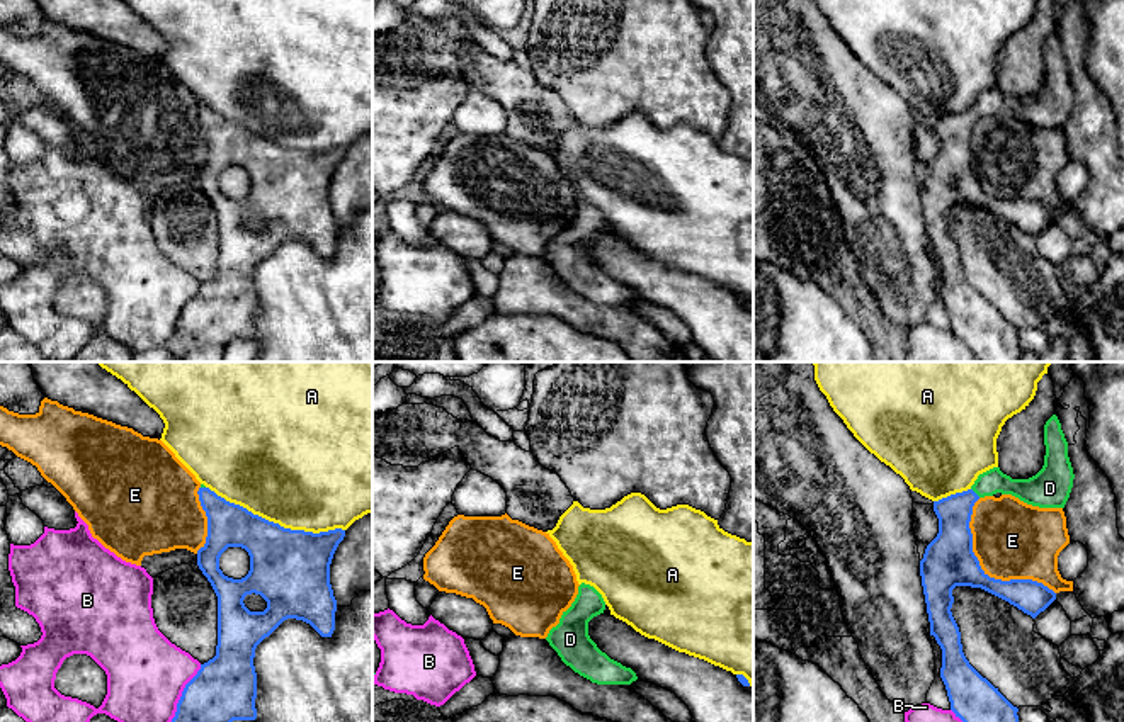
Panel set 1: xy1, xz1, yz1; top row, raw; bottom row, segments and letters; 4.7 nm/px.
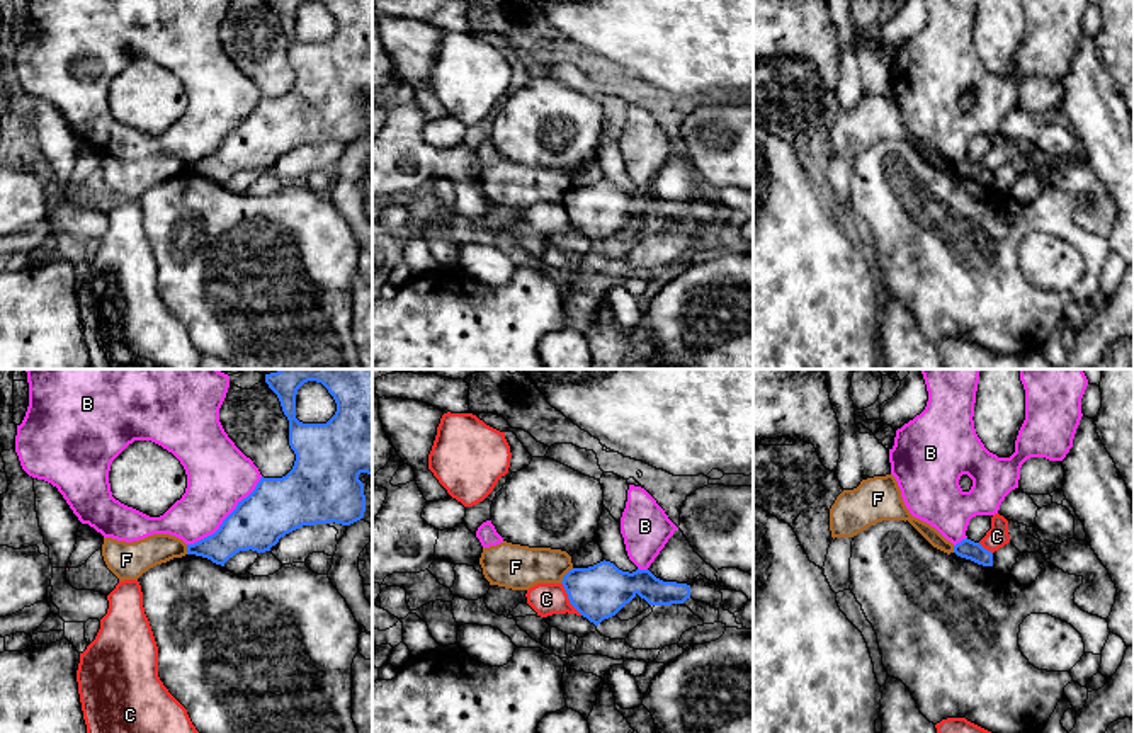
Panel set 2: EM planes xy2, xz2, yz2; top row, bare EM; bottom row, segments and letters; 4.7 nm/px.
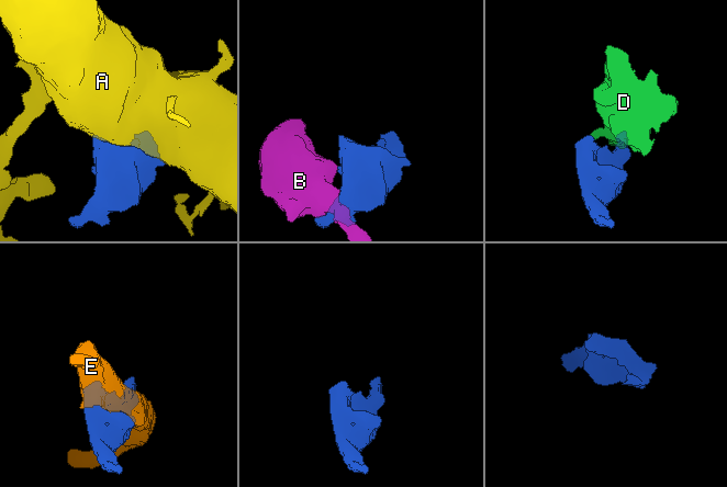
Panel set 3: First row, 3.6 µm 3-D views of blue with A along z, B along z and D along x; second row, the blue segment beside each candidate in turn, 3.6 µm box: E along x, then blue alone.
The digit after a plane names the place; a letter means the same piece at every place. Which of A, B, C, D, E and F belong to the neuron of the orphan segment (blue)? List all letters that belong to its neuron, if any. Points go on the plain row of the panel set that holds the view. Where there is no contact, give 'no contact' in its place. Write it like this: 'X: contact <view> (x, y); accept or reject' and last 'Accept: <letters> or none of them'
A: contact xy1 (276, 143); reject
B: contact xy2 (226, 136); reject
C: contact xz2 (568, 216); reject
D: contact yz1 (975, 112); accept
E: contact yz1 (982, 189); reject
F: contact xz2 (565, 194); reject
Accept: D

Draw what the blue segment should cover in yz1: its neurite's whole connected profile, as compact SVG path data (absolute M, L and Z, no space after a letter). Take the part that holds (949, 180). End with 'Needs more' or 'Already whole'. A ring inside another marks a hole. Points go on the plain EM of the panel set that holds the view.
M1056 34L1044 44L1044 65L1044 85L1036 95L1012 99L1000 87L993 87L979 93L968 110L934 121L939 153L927 165L920 180L930 255L942 268L940 297L951 330L966 343L978 362L1020 362L1024 352L1019 343L1019 328L966 279L961 251L951 231L952 209L956 206L981 207L1032 238L1056 219L1056 212L1042 202L990 197L973 172L969 148L974 122L996 112L1012 114L1039 127L1064 127L1075 93L1068 76L1068 61Z. Needs more

